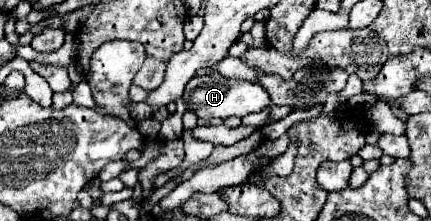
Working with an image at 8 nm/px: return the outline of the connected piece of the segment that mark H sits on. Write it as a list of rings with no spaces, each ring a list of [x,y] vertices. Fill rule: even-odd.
[[[203,75],[203,77],[193,77],[183,93],[183,101],[187,109],[195,111],[199,119],[227,119],[231,115],[235,117],[245,117],[249,113],[261,111],[263,107],[271,105],[269,93],[265,87],[255,81],[243,81],[243,79],[227,79],[223,75]]]

